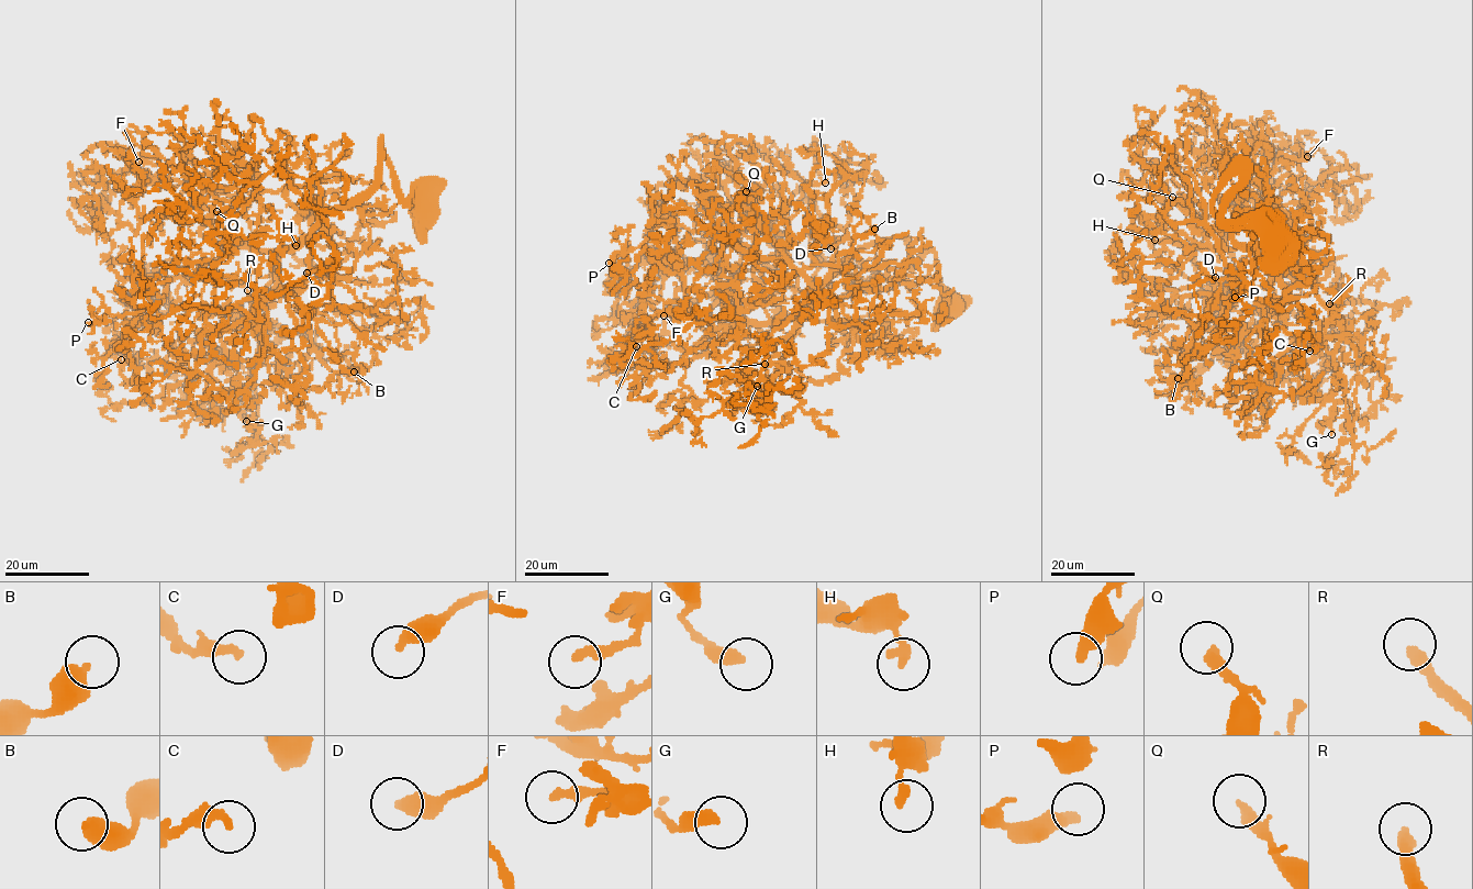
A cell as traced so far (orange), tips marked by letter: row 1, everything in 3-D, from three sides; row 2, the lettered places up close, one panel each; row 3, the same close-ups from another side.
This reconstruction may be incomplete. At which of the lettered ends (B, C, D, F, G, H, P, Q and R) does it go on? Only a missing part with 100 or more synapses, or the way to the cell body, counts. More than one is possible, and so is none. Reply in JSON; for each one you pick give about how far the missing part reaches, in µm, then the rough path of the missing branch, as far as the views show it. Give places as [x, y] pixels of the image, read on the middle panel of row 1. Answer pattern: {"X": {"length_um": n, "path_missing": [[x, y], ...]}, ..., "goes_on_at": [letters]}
{"R": {"length_um": 30, "path_missing": [[765, 364], [758, 367], [748, 366], [711, 393], [707, 391]]}, "goes_on_at": ["R"]}

